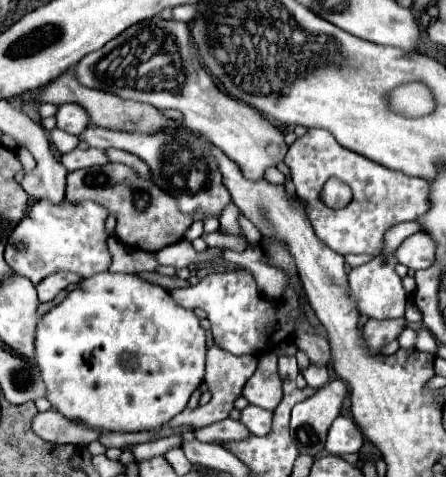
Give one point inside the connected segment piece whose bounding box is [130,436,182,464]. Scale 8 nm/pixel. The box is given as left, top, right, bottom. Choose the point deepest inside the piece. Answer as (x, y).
(141, 452)

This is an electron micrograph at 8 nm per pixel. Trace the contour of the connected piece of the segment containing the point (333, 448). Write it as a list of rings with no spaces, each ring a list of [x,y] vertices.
[[[338,416],[328,430],[324,448],[328,454],[342,456],[342,454],[358,452],[362,448],[362,444],[364,444],[364,436],[362,436],[360,428],[354,424],[354,420]]]

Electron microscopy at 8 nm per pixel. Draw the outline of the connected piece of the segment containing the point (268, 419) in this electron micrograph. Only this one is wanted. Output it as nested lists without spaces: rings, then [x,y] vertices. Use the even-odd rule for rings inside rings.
[[[248,406],[242,410],[240,422],[254,434],[254,436],[266,436],[272,430],[272,412],[266,412],[256,406]]]

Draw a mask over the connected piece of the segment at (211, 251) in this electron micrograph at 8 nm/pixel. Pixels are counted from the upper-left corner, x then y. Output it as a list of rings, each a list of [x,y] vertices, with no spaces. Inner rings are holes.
[[[180,240],[176,244],[170,244],[162,250],[156,252],[156,258],[164,266],[174,266],[174,268],[186,268],[188,264],[206,264],[206,262],[216,262],[220,260],[220,248],[208,248],[206,252],[196,252],[190,242]]]

